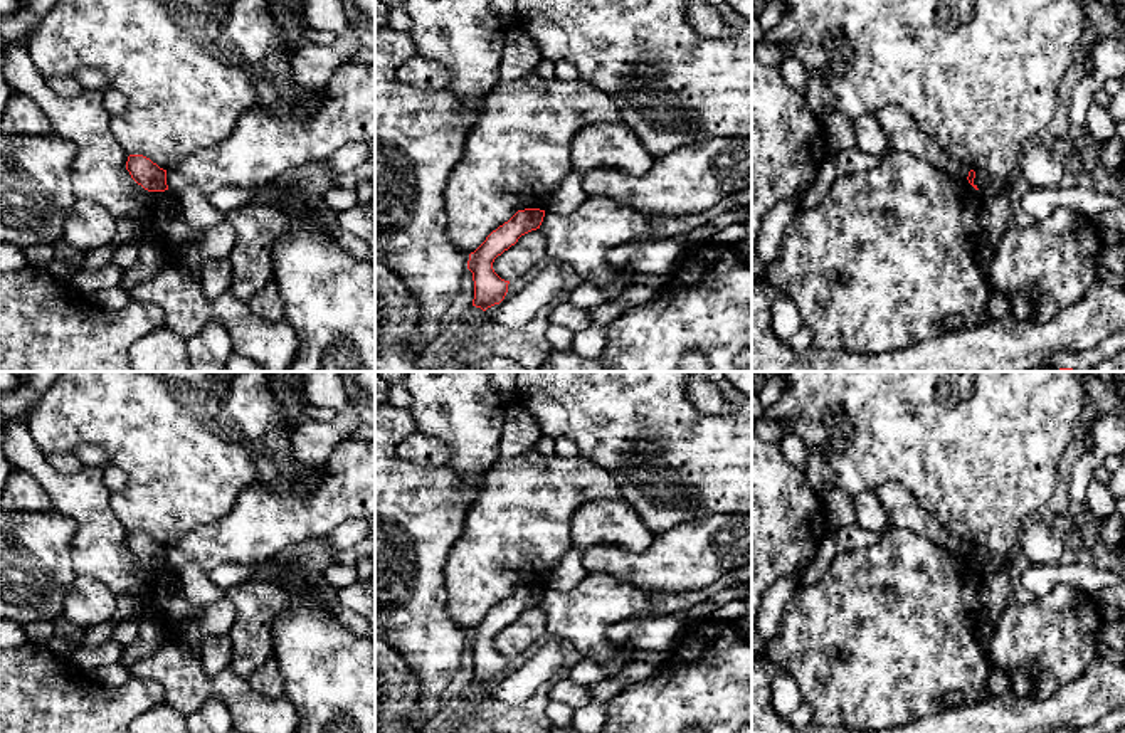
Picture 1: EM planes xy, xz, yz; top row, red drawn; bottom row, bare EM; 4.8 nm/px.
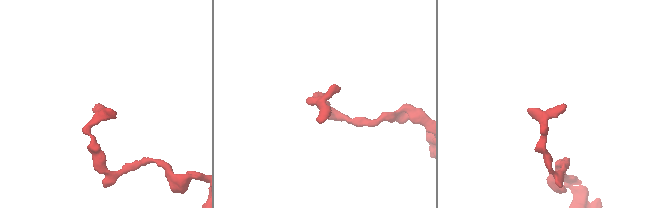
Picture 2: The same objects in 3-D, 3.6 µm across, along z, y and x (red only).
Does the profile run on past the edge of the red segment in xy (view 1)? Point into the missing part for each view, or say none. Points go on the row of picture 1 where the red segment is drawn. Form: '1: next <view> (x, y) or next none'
1: next none

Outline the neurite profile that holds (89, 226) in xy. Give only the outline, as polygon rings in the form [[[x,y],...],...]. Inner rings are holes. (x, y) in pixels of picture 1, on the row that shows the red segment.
[[[76,200],[66,224],[64,240],[81,252],[91,252],[111,242],[118,230],[118,220],[99,203]]]

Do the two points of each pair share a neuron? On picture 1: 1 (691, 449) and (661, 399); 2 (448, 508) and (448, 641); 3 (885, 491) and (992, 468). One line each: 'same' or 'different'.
1: same
2: same
3: different

